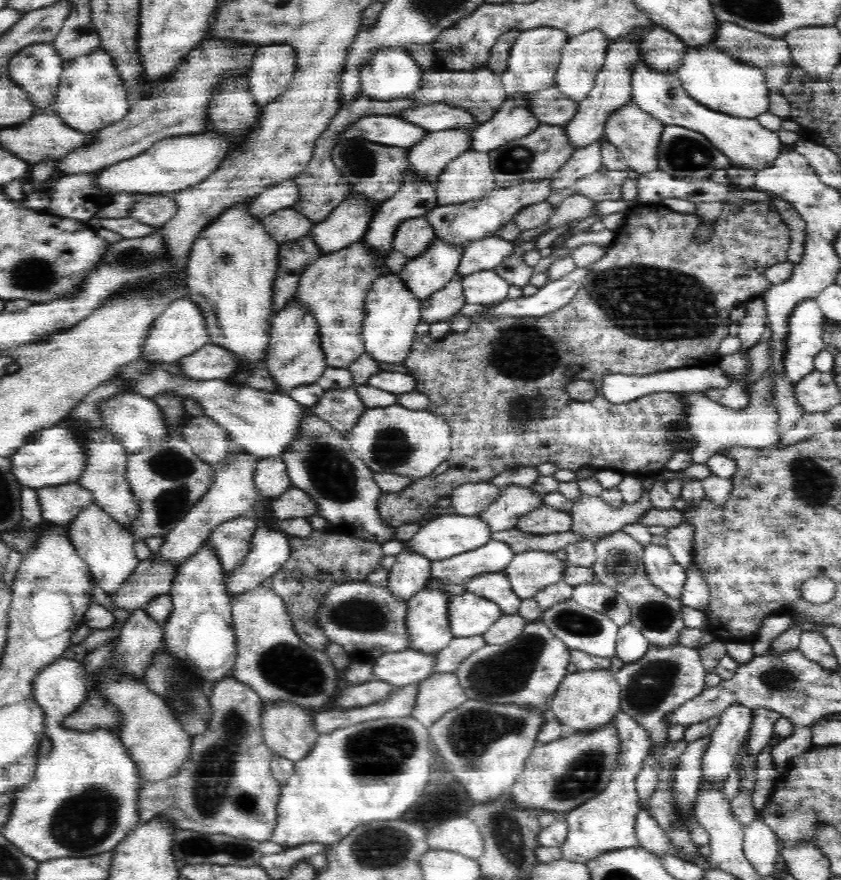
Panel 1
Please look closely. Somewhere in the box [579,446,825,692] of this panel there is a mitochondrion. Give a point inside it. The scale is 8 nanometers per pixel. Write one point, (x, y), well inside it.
(618, 562)

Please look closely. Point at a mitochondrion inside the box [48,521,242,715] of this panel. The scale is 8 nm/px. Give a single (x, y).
(170, 672)

